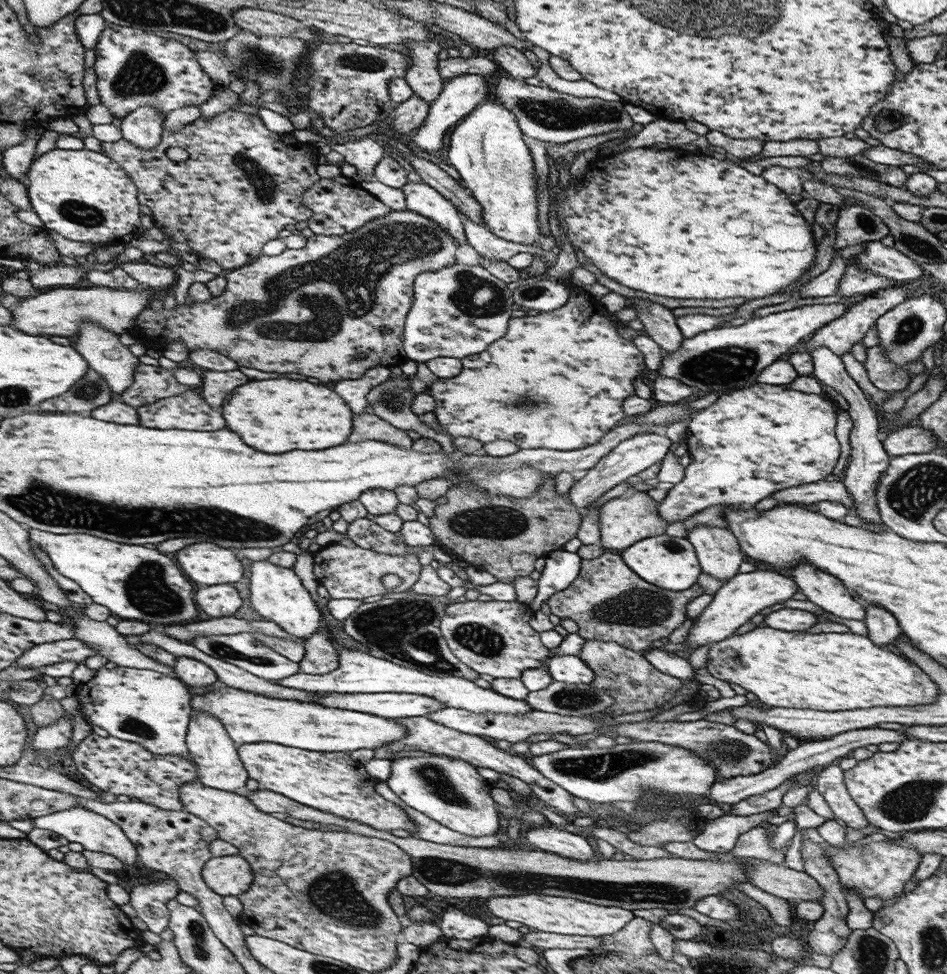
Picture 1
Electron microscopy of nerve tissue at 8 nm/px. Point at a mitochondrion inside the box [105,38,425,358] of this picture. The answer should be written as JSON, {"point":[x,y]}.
{"point":[142,75]}

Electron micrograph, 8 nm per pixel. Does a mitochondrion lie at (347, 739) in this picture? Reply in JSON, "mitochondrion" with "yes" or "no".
{"mitochondrion":"no"}

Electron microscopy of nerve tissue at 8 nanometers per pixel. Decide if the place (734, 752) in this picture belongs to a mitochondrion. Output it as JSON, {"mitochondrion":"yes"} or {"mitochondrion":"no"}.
{"mitochondrion":"yes"}

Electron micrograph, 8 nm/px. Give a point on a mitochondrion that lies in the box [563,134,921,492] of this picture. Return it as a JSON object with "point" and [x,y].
{"point":[723,365]}

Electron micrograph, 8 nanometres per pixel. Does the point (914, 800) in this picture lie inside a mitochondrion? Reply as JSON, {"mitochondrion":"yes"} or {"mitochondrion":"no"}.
{"mitochondrion":"yes"}

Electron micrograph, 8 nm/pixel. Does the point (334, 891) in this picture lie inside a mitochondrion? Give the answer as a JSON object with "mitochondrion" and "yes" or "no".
{"mitochondrion":"yes"}

